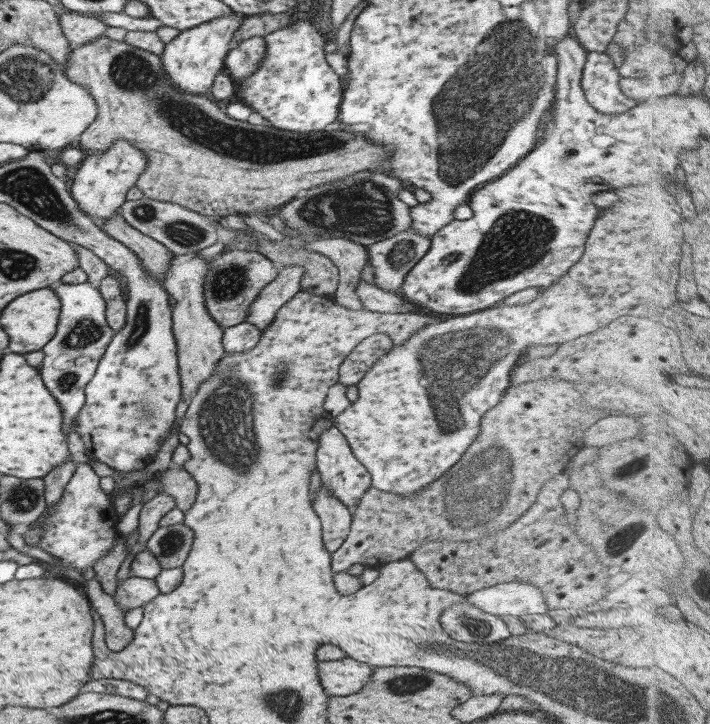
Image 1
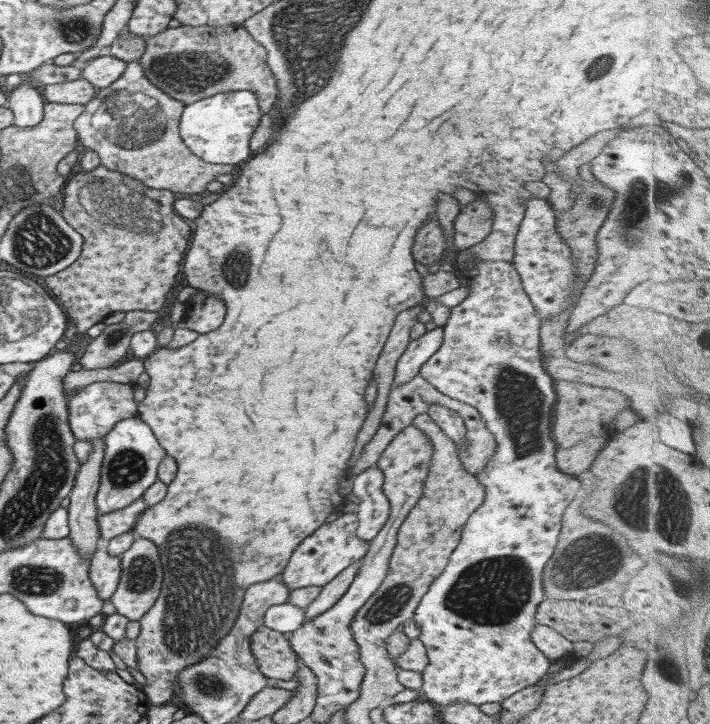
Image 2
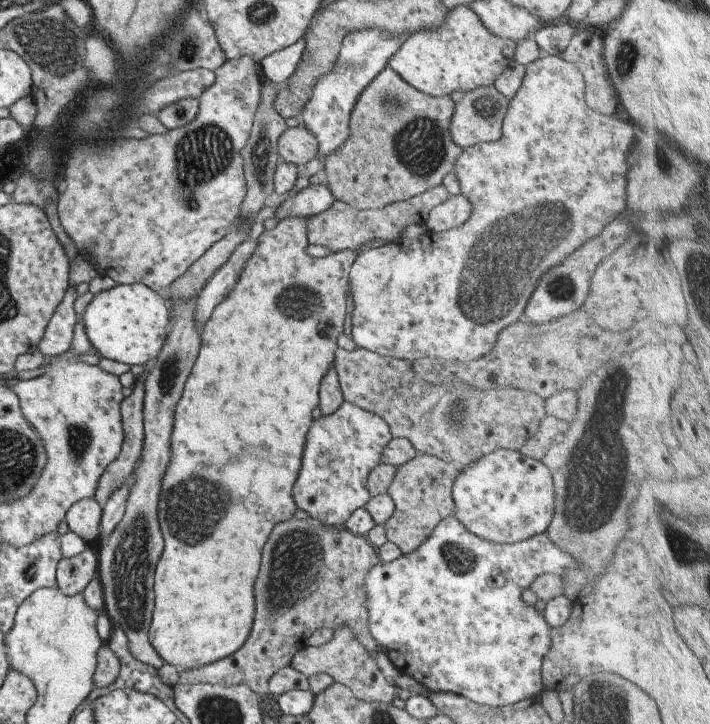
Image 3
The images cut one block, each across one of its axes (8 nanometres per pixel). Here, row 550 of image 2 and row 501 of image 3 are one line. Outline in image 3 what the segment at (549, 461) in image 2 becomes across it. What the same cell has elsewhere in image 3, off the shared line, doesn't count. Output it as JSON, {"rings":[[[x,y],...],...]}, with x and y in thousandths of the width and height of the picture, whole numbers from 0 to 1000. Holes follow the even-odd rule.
{"rings":[[[697,620],[648,645],[634,684],[638,713],[663,738],[706,753],[765,736],[780,706],[780,671],[770,645],[717,620]]]}

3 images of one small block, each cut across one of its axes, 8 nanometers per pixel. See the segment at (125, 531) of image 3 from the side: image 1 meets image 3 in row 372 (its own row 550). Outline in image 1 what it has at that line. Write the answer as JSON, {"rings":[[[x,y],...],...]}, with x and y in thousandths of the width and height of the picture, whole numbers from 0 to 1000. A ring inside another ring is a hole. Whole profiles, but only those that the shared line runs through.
{"rings":[[[256,722],[244,727],[223,727],[221,732],[206,746],[206,760],[210,761],[224,782],[232,787],[249,785],[258,779],[266,757],[269,757],[268,729],[261,729]]]}

